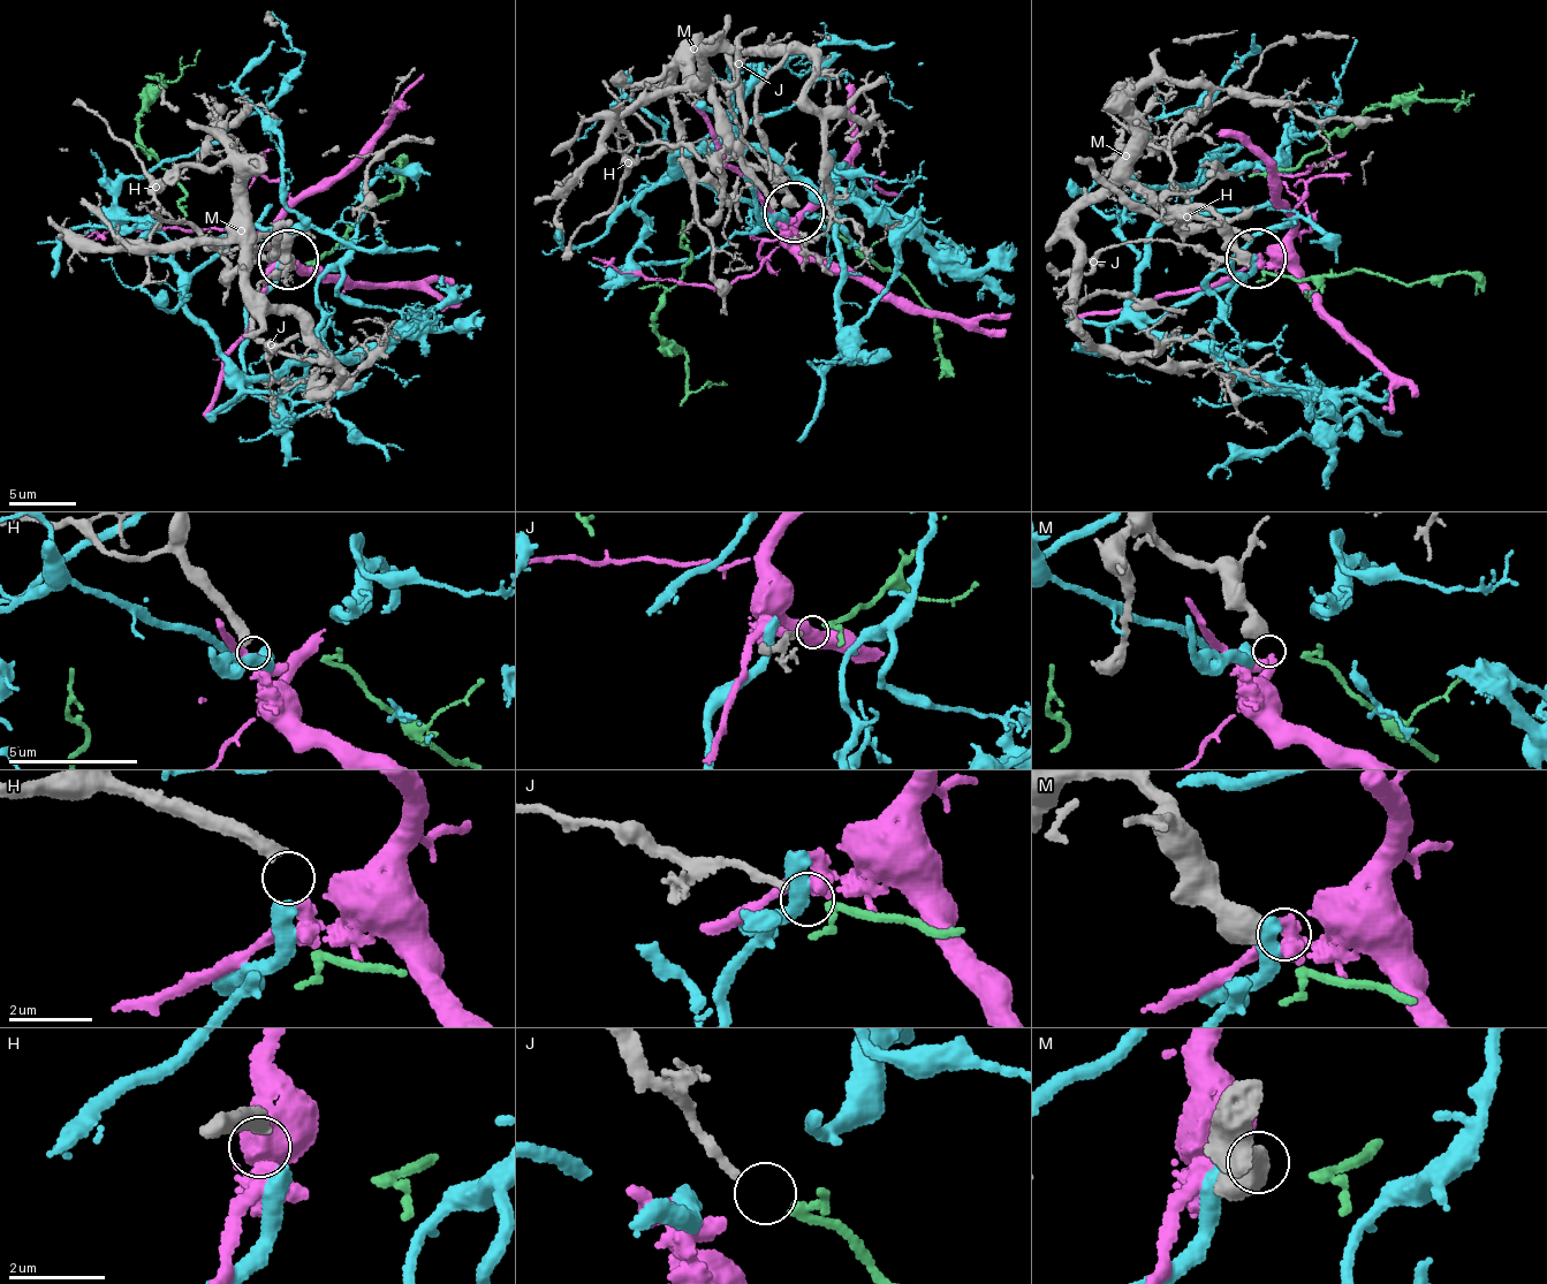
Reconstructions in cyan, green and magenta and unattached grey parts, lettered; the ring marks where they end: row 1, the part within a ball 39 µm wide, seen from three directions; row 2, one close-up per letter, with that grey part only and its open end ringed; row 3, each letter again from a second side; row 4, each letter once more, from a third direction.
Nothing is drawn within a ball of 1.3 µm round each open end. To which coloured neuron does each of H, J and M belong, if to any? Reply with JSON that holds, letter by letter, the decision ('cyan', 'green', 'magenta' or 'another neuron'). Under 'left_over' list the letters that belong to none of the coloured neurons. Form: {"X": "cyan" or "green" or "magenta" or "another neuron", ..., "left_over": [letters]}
{"H": "magenta", "J": "green", "M": "another neuron", "left_over": ["M"]}

